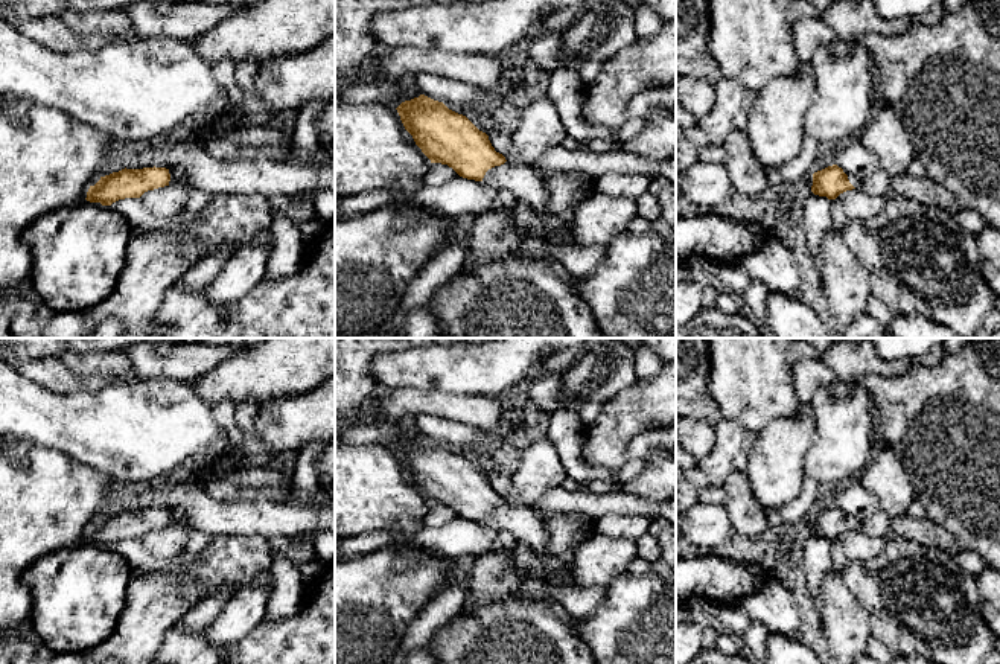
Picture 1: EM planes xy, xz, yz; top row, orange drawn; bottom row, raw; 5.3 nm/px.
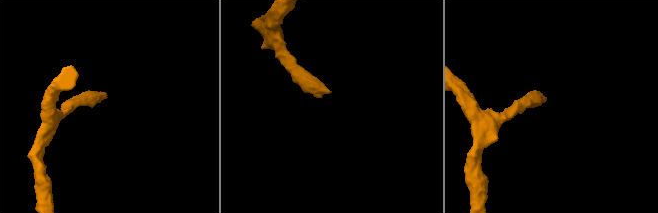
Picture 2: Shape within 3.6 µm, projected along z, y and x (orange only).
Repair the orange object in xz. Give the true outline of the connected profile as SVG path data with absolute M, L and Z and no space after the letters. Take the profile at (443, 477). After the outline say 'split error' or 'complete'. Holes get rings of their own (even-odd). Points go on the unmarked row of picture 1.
M425 436L402 443L397 449L405 471L431 501L452 509L460 518L510 532L537 556L546 556L545 515L528 506L507 506L489 477L466 457Z | split error

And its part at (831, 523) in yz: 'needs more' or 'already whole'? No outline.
needs more

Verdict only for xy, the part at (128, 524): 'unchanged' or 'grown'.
grown

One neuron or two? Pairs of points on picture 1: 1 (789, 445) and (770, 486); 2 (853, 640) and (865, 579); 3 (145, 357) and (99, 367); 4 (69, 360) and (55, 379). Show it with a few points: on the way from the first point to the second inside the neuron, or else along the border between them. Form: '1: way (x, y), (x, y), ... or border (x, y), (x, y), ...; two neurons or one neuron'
1: way (778, 456), (775, 459), (775, 475); one neuron
2: border (839, 573), (848, 590), (866, 611), (872, 635); two neurons
3: border (125, 354), (134, 373); two neurons
4: border (58, 357), (76, 373), (101, 373); two neurons

